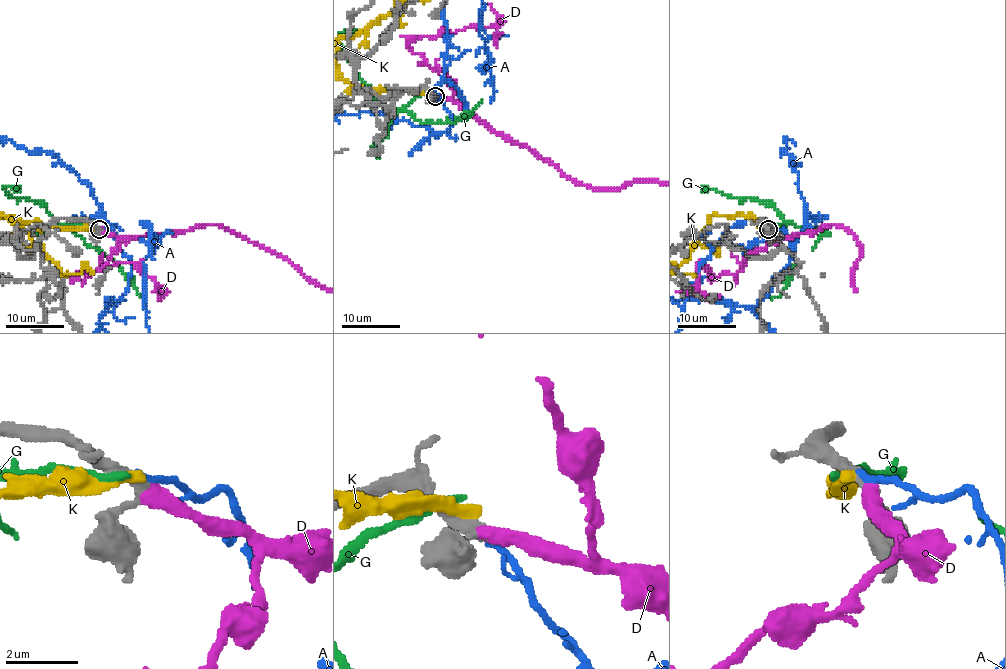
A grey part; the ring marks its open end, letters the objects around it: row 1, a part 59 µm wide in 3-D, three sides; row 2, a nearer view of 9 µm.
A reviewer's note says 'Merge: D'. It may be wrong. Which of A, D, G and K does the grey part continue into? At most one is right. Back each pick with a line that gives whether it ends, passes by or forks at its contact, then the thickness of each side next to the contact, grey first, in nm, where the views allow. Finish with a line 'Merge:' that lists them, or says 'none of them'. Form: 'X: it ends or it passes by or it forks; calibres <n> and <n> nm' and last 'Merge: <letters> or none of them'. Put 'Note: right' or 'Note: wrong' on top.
Note: right
D: it ends; calibres 280 and 420 nm
Merge: D

